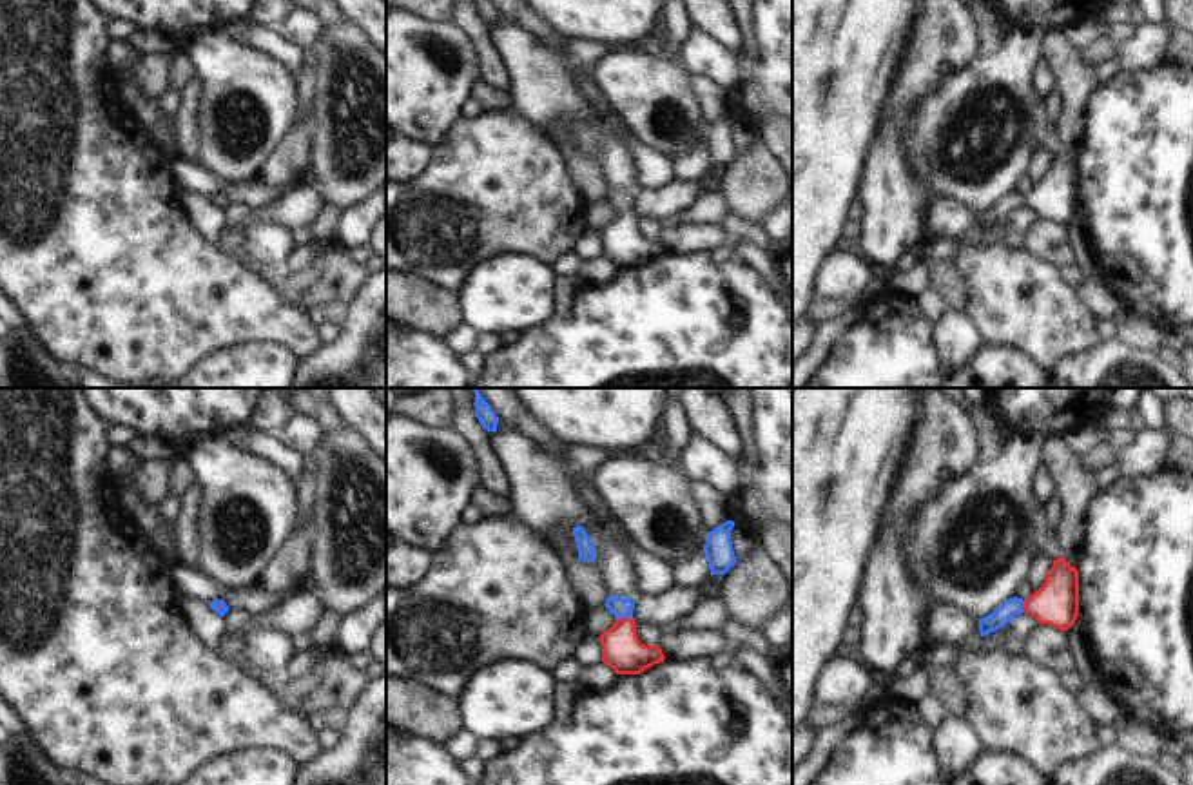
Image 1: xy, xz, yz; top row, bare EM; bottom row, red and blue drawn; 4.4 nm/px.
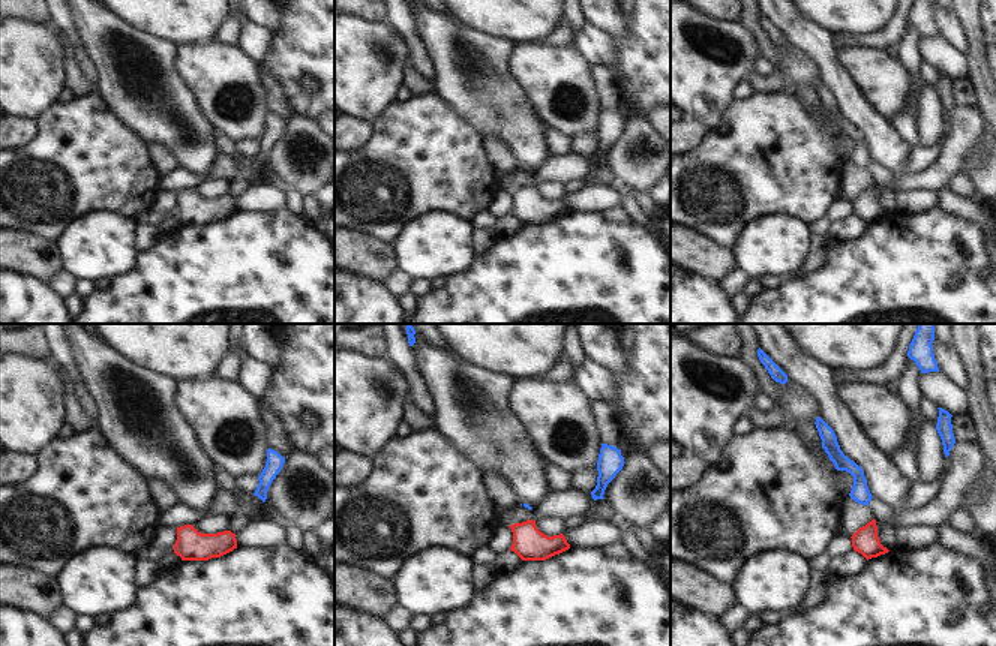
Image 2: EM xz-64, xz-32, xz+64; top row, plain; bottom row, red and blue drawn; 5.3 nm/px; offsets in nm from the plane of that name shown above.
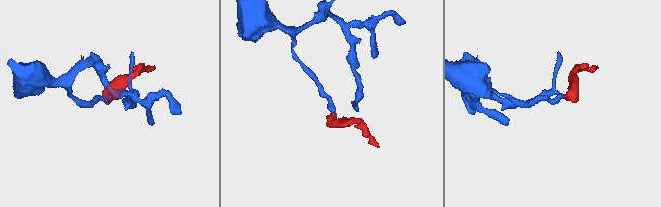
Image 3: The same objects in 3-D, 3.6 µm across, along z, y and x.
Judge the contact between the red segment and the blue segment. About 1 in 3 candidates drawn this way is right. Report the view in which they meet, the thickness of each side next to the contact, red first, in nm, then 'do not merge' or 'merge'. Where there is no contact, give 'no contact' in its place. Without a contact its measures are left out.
meets red in xz; 180 nm thick on the red side, 90 nm on the other; merge

